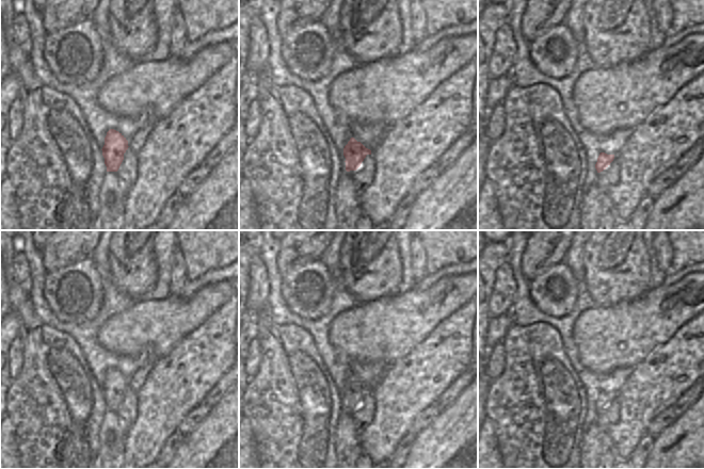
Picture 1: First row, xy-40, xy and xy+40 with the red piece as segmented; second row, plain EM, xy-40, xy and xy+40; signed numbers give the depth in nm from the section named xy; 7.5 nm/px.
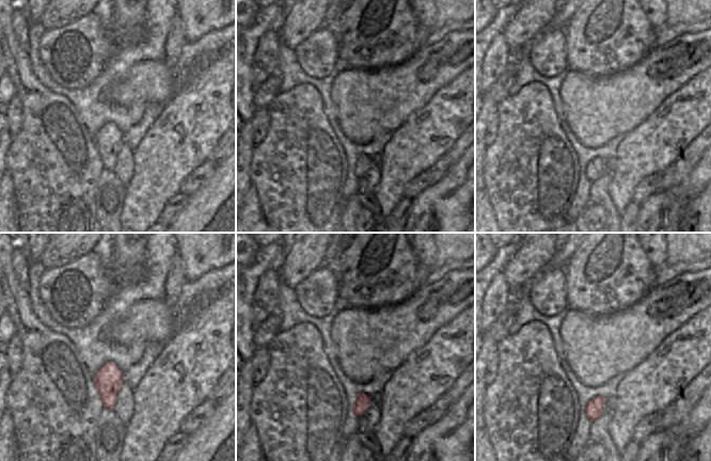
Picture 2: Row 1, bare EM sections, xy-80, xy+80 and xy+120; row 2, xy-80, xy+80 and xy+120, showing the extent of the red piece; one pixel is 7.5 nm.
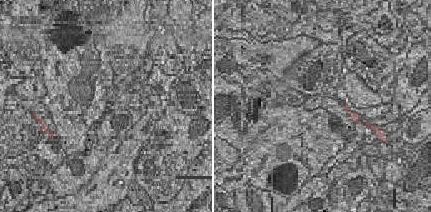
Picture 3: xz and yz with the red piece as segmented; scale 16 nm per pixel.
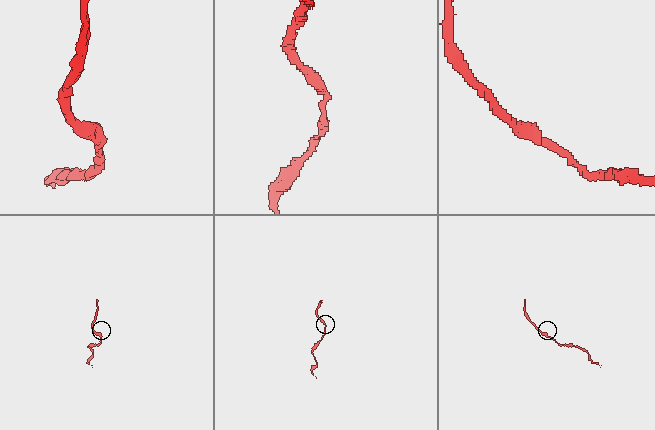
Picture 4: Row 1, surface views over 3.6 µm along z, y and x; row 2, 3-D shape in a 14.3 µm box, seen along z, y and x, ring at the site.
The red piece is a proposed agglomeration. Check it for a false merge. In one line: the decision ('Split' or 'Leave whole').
Leave whole

